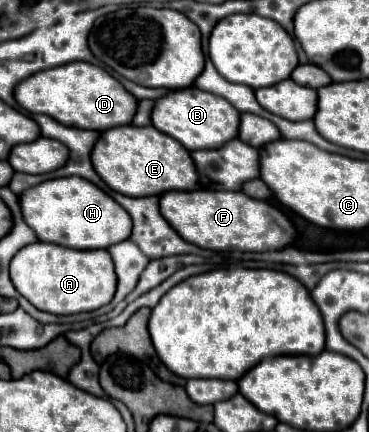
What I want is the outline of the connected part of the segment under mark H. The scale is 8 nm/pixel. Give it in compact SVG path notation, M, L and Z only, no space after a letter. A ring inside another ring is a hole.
M60 177L26 189L20 197L26 225L40 241L72 249L108 249L130 237L130 215L102 189L82 177Z

